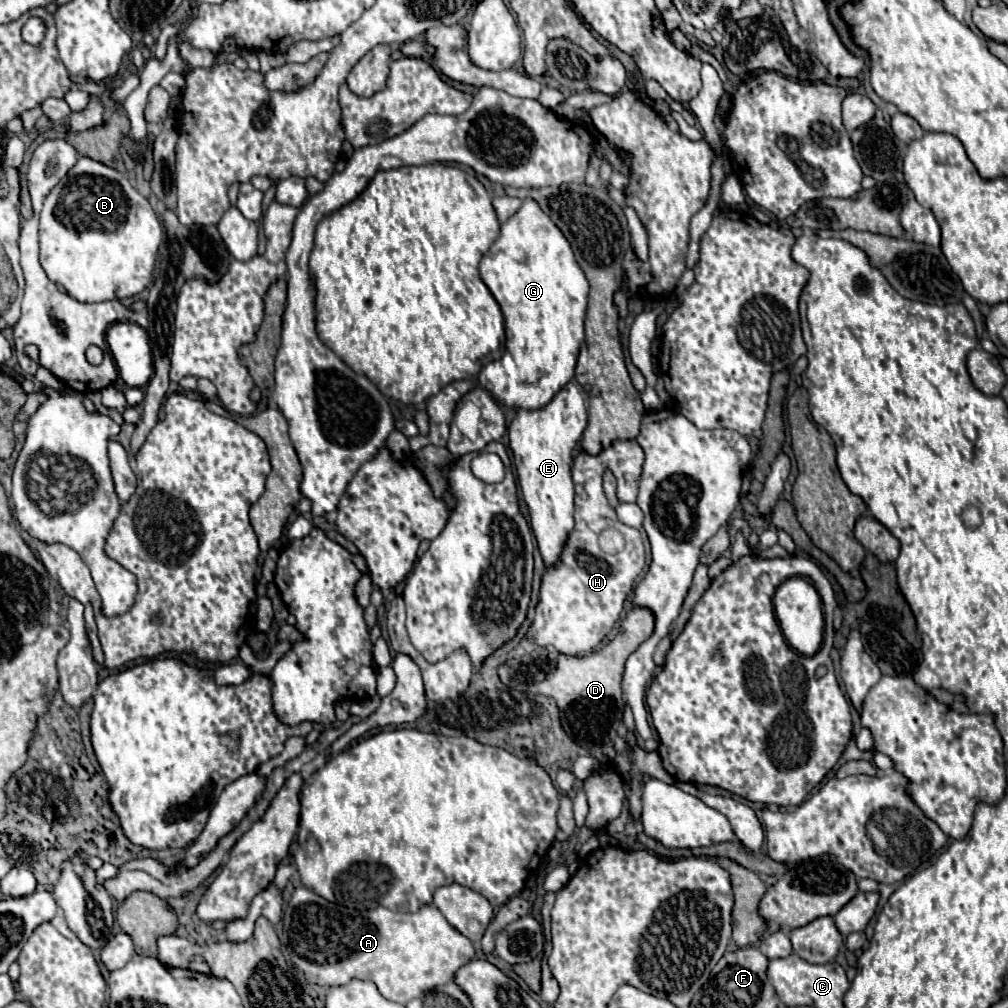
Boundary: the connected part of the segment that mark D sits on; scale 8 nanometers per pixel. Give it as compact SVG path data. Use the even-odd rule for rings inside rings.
M634 607L628 611L628 615L622 619L618 635L604 645L600 651L594 651L584 657L566 657L558 651L550 649L544 655L538 651L532 655L524 655L520 659L510 659L504 665L498 667L500 681L510 687L524 693L534 695L546 695L552 697L558 703L560 719L564 725L564 731L568 731L568 737L574 739L580 747L584 747L592 757L598 761L612 761L616 755L616 731L622 723L622 673L624 663L630 653L636 651L640 643L644 643L654 631L654 617L650 611L642 607Z

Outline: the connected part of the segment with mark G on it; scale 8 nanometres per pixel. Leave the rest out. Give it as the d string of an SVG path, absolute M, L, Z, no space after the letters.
M524 199L522 207L500 227L498 239L486 251L480 261L480 277L498 301L504 313L506 329L506 353L482 367L478 375L478 385L490 391L498 401L508 407L538 409L544 407L568 381L574 377L574 367L578 359L580 345L584 341L584 315L588 299L588 281L576 263L572 247L554 221L534 203L534 199Z

